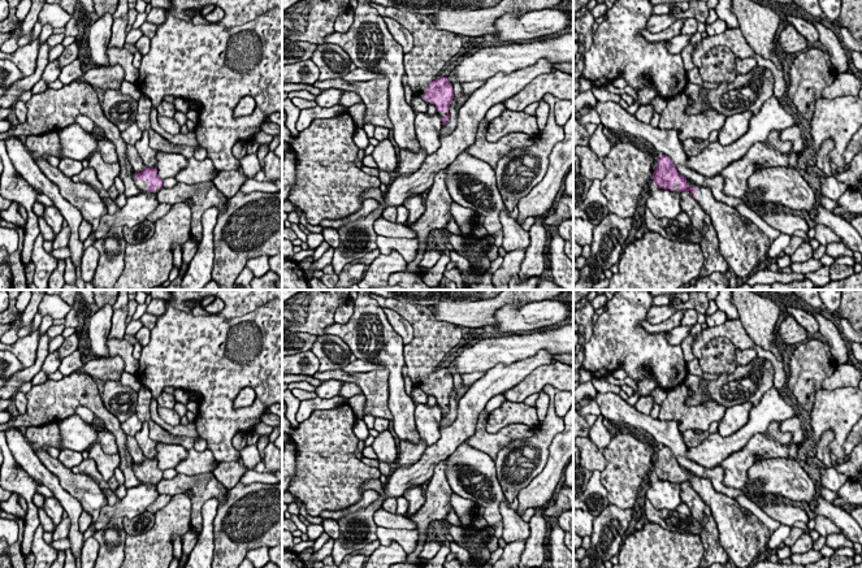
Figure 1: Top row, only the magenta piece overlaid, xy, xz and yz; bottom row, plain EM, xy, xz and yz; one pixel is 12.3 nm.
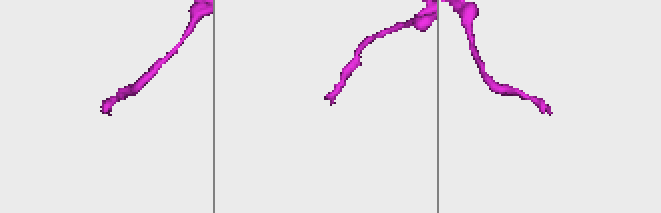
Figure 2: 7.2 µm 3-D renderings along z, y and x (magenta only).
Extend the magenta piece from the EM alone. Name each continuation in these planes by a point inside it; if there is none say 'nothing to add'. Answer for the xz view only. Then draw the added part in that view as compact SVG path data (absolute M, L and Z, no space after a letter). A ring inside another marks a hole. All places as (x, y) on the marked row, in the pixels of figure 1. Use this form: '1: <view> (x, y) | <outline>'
1: xz (432, 48) | M369 4L380 16L398 21L412 36L413 47L404 53L404 69L413 96L424 97L426 87L438 78L449 60L462 48L462 36L436 27L429 16L403 12L394 6Z

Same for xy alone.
1: xy (142, 185) | M133 173L133 179L134 179L134 183L135 183L135 186L140 190L140 192L148 192L148 185L147 185L147 182L146 182L146 179L142 179L142 181L138 181L137 179L137 174L135 173Z

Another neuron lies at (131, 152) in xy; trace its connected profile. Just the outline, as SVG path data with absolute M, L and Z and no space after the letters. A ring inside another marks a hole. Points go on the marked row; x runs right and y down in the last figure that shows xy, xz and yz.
M126 144L126 156L133 166L134 173L140 173L144 168L142 159L135 148L135 144Z

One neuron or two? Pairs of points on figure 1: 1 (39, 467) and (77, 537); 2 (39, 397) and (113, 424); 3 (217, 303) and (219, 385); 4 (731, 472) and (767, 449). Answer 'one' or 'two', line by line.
1: one
2: one
3: two
4: one

